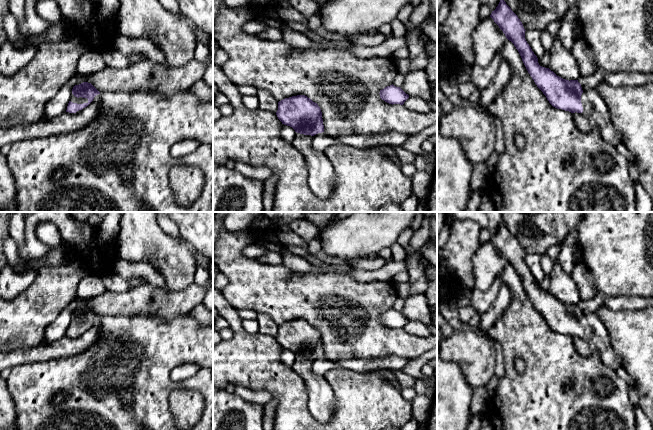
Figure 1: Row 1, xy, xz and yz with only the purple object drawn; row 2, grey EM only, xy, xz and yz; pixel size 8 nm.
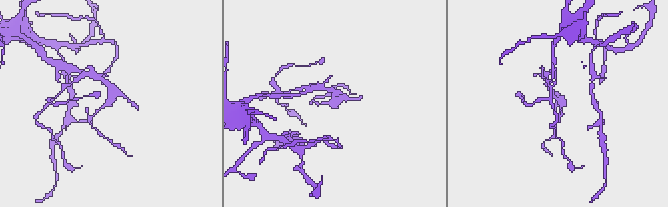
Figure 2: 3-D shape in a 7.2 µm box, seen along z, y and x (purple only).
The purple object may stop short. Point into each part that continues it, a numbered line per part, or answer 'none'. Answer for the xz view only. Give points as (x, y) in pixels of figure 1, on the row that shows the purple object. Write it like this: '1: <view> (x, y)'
1: xz (320, 173)

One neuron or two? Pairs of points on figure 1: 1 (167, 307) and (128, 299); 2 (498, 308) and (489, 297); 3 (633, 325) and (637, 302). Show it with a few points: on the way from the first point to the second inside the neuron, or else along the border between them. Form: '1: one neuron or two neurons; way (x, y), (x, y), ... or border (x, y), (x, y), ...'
1: one neuron; way (157, 304), (138, 301)
2: two neurons; border (503, 284), (491, 305), (480, 316)
3: two neurons; border (612, 308), (620, 310), (642, 309)

